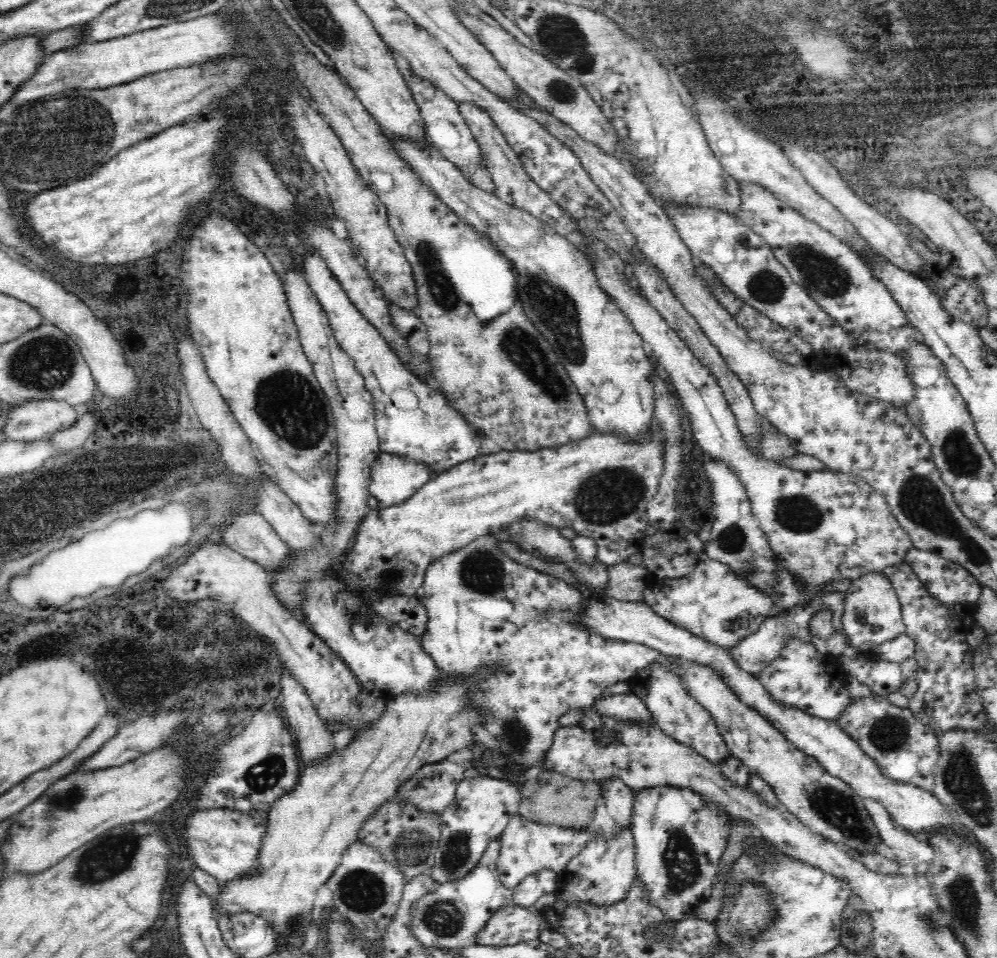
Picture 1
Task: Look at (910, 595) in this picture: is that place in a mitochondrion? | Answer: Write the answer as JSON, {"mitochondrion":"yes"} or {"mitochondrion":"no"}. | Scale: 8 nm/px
{"mitochondrion":"no"}

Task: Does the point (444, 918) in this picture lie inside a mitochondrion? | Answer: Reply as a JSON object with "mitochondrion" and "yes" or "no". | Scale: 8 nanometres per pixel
{"mitochondrion":"yes"}

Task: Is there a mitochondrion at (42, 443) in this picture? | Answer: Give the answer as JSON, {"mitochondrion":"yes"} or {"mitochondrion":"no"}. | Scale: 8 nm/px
{"mitochondrion":"no"}

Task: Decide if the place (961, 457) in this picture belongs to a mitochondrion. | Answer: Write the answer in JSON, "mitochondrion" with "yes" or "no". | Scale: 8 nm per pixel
{"mitochondrion":"yes"}

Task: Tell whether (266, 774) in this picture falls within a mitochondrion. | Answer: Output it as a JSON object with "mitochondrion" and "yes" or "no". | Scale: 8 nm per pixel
{"mitochondrion":"yes"}

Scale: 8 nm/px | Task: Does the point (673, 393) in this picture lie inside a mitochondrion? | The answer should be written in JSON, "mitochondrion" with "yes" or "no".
{"mitochondrion":"no"}

